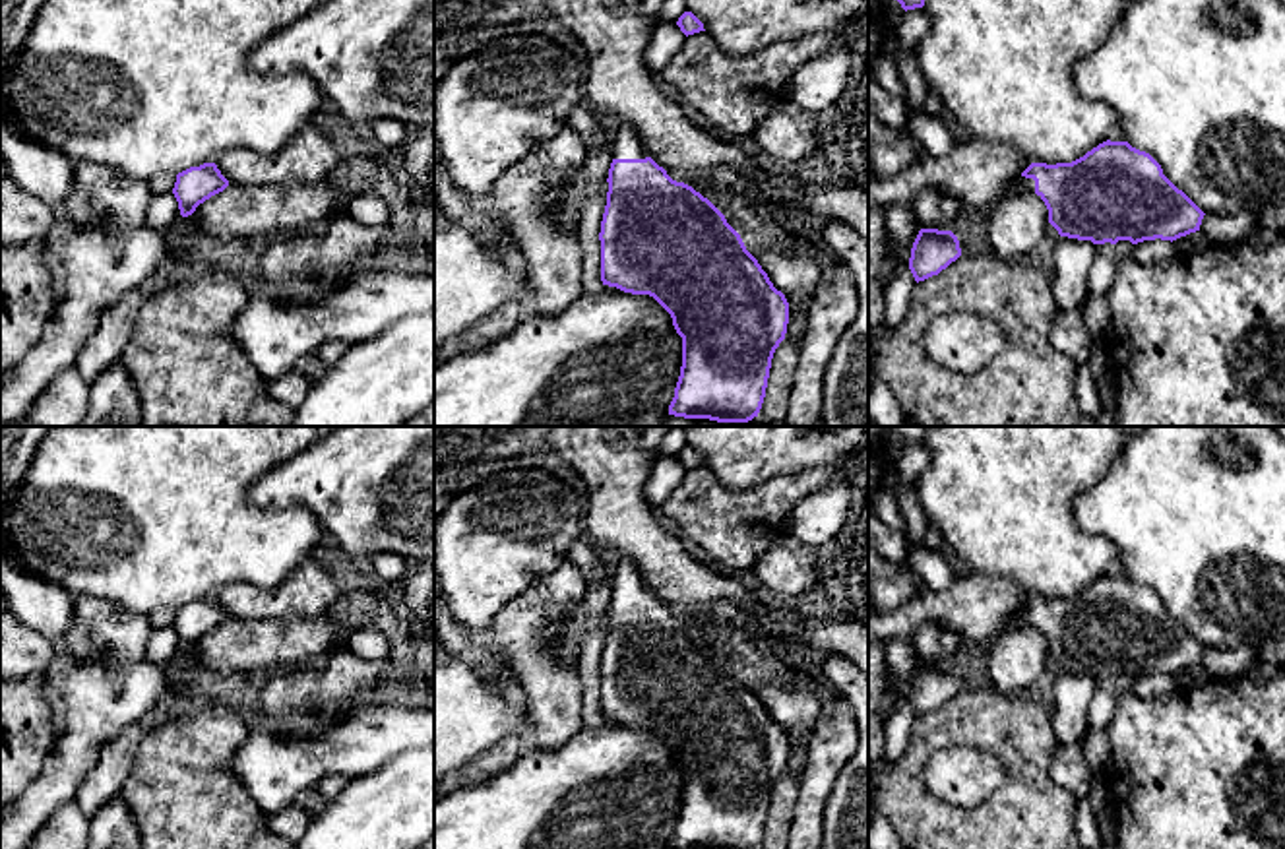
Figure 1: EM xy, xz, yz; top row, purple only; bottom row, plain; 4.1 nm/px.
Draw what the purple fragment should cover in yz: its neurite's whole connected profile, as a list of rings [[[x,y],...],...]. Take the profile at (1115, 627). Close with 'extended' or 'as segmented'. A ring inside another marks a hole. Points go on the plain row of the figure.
[[[1103,576],[1072,597],[1031,597],[1019,613],[1006,620],[1000,636],[1018,628],[1035,626],[1049,644],[1049,657],[1060,671],[1116,678],[1130,675],[1176,675],[1200,665],[1204,645],[1178,624],[1161,599],[1128,576]]]; extended

